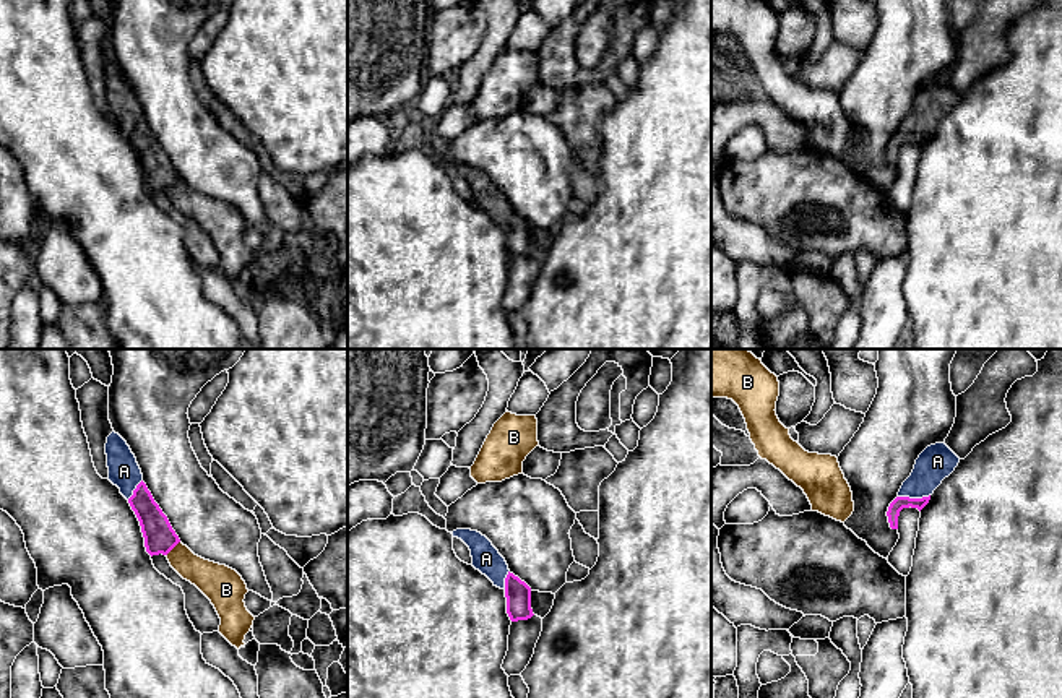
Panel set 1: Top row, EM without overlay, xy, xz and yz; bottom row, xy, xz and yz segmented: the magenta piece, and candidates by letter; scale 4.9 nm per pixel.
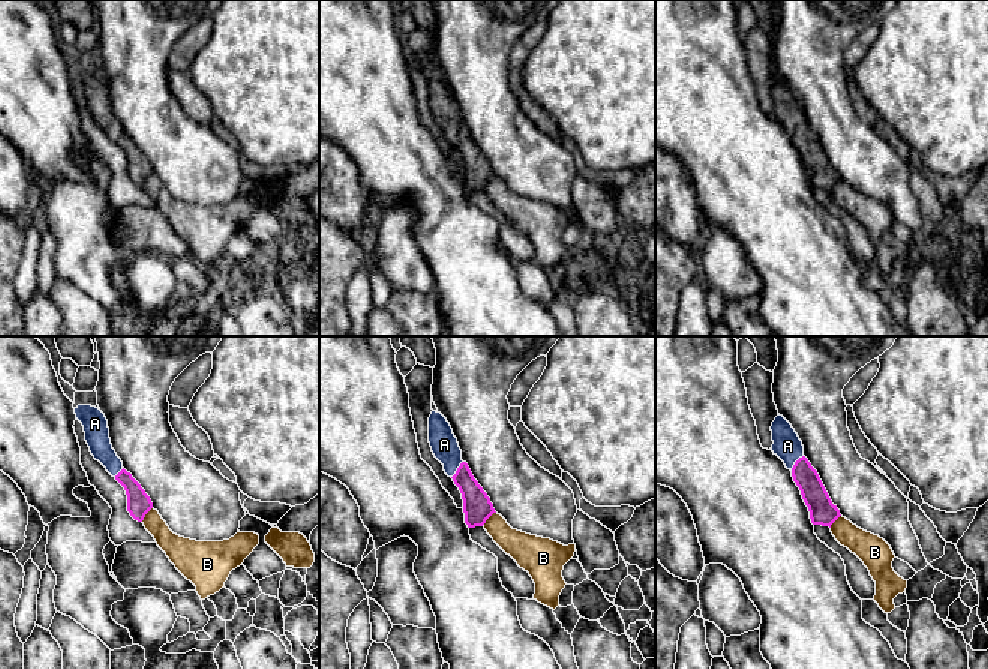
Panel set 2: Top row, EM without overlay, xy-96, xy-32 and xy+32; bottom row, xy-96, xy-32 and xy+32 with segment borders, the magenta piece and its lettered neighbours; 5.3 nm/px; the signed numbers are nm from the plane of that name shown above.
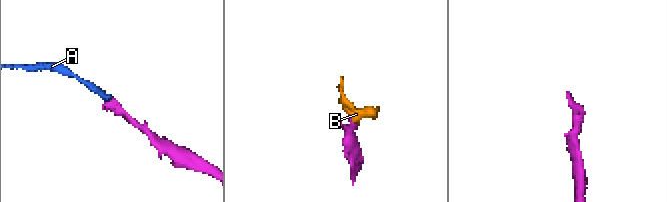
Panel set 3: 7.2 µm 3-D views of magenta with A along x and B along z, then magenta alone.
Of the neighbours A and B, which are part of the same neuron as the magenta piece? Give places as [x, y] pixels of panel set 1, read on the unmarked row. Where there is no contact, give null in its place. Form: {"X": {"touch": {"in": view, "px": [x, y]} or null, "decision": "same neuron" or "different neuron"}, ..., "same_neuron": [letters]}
{"A": {"touch": {"in": "yz", "px": [913, 135]}, "decision": "same neuron"}, "B": {"touch": {"in": "xy", "px": [172, 184]}, "decision": "different neuron"}, "same_neuron": ["A"]}

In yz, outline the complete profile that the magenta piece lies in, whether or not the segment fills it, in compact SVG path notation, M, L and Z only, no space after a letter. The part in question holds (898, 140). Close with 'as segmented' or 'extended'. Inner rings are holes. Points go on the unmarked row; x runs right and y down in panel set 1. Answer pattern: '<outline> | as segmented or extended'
M945 81L927 83L916 96L911 112L903 118L898 133L890 140L887 153L891 166L898 166L898 153L903 144L917 144L929 140L934 127L958 102L960 94Z | extended

